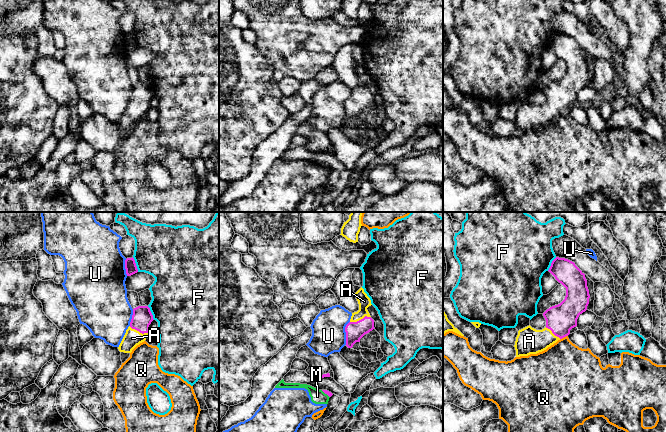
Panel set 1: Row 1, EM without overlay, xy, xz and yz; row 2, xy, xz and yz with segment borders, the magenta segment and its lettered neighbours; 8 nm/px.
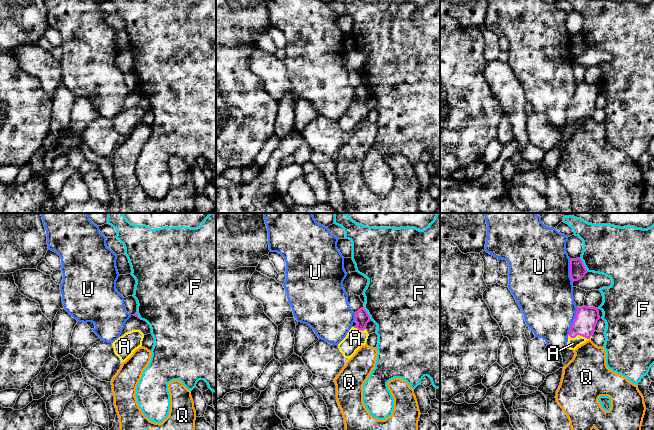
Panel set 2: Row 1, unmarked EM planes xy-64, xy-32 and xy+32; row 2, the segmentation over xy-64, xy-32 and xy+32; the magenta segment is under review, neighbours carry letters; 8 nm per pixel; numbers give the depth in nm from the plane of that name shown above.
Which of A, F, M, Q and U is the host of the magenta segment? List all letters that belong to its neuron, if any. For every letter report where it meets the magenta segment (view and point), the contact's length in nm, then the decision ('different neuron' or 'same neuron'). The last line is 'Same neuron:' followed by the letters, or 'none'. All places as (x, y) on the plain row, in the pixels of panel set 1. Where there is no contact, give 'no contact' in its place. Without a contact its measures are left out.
A: xz (361, 95) | 180 nm | same neuron
F: xy (135, 40) | 130 nm | different neuron
M: xz (325, 169) | 90 nm | different neuron
Q: yz (563, 113) | 70 nm | different neuron
U: xz (346, 109) | 190 nm | different neuron
Same neuron: A

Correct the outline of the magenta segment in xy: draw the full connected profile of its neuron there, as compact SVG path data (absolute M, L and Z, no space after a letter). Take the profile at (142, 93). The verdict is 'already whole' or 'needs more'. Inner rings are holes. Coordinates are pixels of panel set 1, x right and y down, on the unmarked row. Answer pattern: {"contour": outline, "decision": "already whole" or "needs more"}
{"contour": "M148 82L134 84L130 102L118 123L119 127L131 129L137 121L144 118L149 109L149 101L153 96L153 91Z", "decision": "needs more"}

